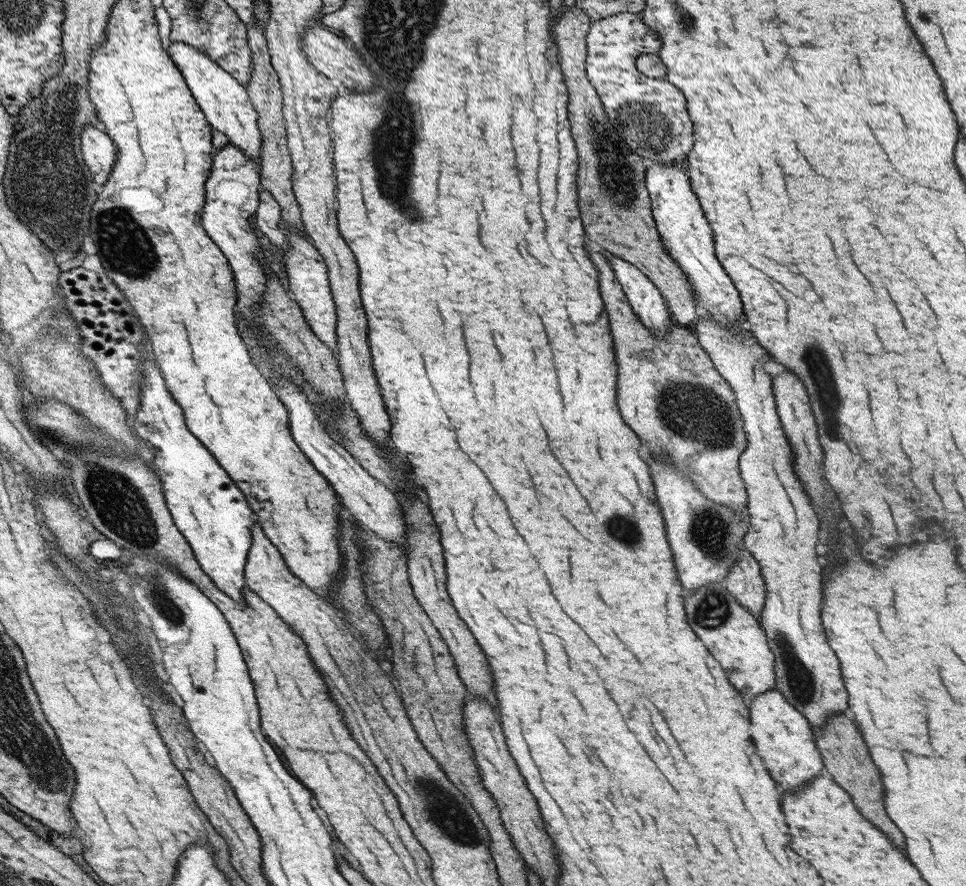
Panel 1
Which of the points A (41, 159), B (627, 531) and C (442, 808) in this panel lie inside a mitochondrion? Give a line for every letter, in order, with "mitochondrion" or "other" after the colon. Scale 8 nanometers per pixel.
A: mitochondrion
B: mitochondrion
C: mitochondrion

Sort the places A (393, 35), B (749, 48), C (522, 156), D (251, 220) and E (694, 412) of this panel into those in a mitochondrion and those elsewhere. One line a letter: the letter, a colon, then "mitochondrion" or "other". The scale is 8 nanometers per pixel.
A: mitochondrion
B: other
C: other
D: other
E: mitochondrion

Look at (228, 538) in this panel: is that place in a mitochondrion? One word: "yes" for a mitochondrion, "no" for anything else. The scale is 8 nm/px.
no

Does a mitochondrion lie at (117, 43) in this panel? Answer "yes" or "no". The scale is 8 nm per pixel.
no

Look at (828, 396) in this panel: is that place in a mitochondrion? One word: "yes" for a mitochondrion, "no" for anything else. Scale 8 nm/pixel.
yes

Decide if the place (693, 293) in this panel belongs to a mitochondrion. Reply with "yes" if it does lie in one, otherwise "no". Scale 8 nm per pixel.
no

